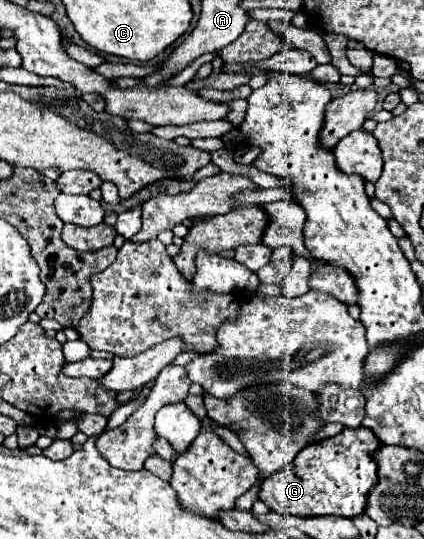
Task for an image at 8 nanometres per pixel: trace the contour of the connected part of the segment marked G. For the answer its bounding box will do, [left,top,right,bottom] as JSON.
[259,428,381,518]

